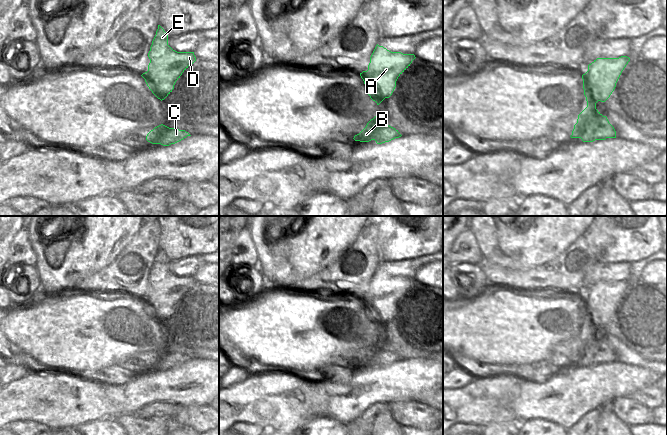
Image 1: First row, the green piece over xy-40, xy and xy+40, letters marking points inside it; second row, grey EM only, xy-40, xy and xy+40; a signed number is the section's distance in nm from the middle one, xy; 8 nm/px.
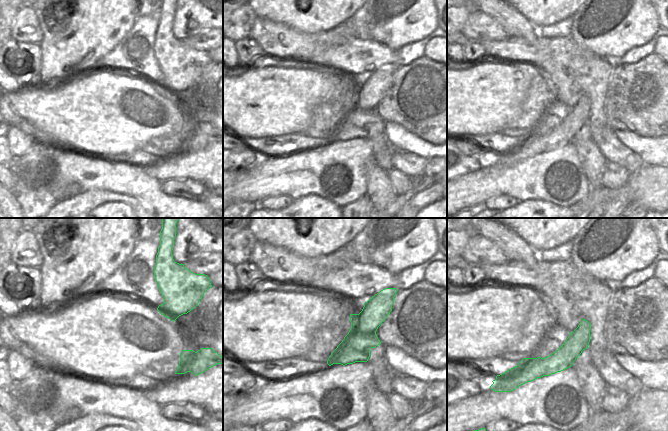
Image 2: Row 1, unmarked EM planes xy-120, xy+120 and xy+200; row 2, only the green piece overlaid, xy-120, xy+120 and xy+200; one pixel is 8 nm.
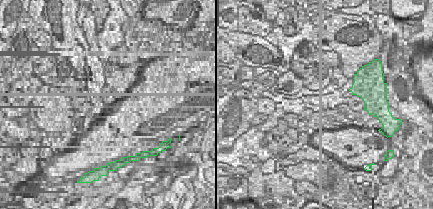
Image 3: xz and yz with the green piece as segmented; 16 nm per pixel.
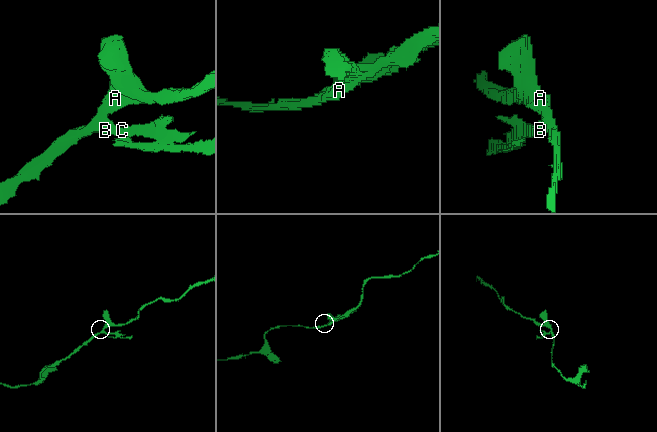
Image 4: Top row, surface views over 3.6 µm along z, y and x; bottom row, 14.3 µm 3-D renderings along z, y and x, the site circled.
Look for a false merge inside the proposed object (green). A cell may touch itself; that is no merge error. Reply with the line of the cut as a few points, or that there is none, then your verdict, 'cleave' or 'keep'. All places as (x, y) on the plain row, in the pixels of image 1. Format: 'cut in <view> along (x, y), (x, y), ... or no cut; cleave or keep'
cut in xy-40 along (160, 349), (161, 356), (158, 359), (157, 367); cleave

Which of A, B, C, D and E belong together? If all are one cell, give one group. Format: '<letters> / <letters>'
A B D E / C

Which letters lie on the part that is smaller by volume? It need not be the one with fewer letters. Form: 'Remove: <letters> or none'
Remove: C

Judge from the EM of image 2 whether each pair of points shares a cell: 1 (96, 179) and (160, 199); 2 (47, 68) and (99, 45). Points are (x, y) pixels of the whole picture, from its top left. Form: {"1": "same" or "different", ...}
{"1": "same", "2": "same"}

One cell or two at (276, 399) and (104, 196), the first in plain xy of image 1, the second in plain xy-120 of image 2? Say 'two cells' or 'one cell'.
two cells

